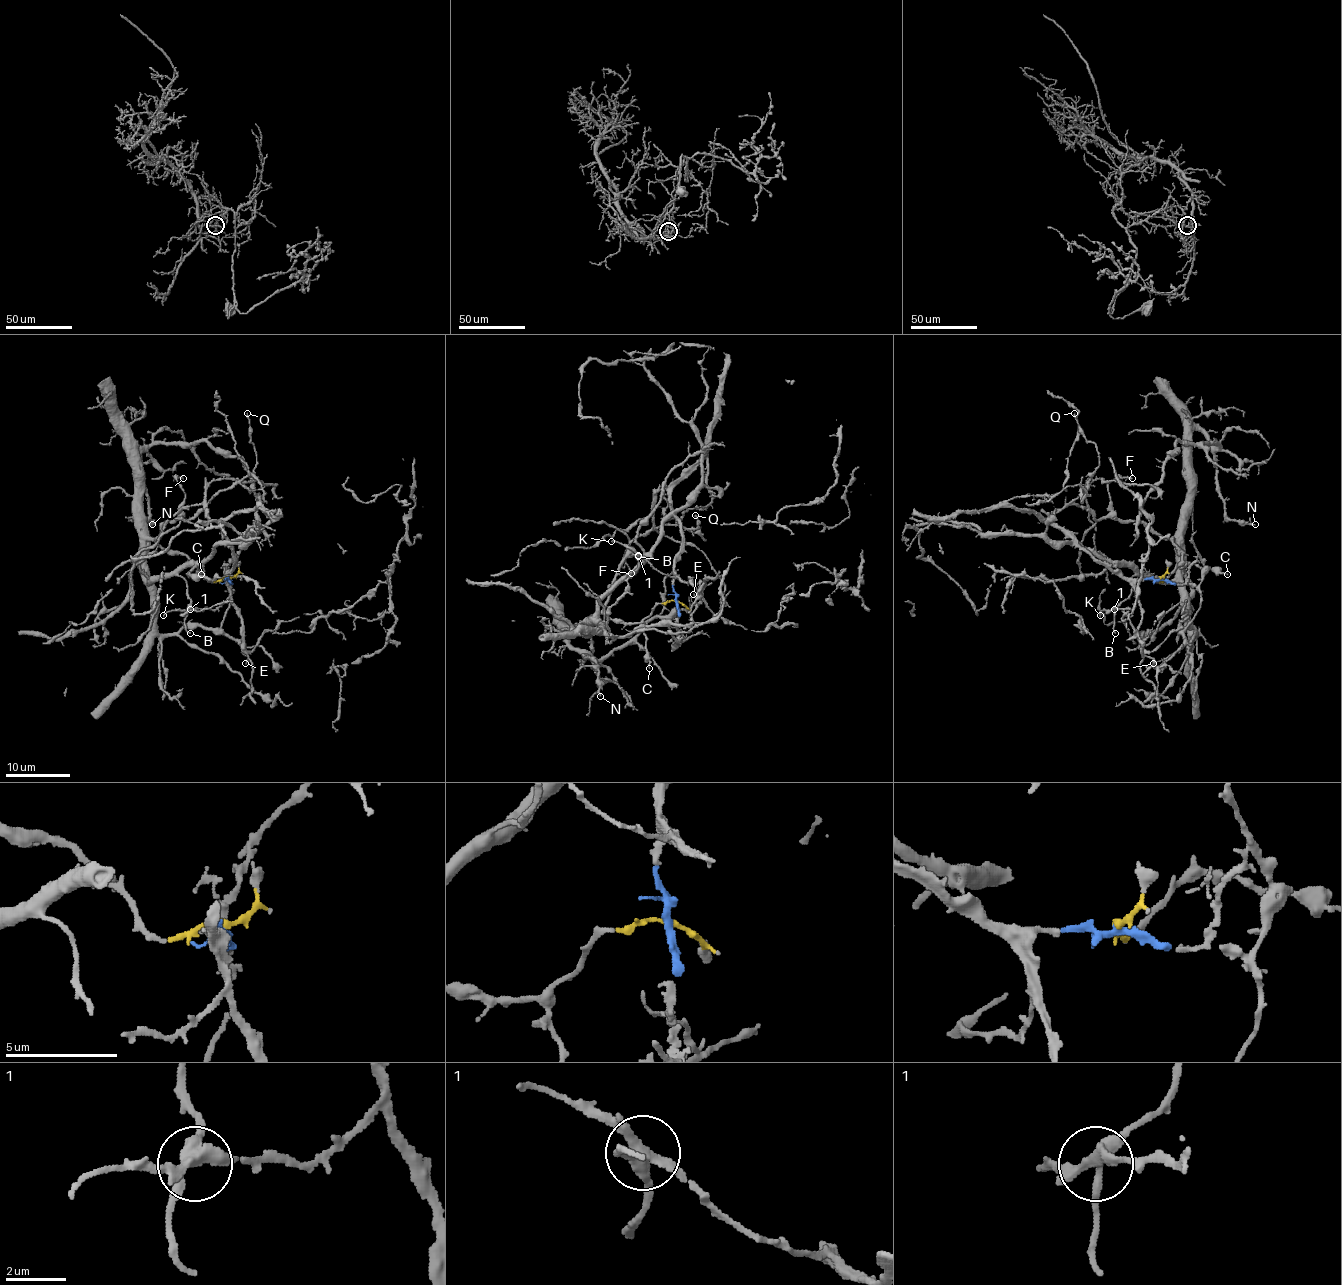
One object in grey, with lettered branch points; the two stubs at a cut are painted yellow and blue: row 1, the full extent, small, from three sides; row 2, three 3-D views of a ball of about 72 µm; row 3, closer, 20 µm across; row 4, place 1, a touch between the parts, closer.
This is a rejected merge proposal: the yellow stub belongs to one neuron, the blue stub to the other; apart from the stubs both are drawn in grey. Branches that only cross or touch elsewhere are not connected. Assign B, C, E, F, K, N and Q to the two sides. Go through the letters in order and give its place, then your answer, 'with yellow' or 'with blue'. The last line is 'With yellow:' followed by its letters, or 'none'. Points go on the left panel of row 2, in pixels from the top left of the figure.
B: place (190, 633); with yellow
C: place (201, 574); with yellow
E: place (245, 663); with yellow
F: place (183, 478); with yellow
K: place (163, 615); with blue
N: place (152, 524); with yellow
Q: place (247, 413); with yellow
With yellow: B, C, E, F, N, Q

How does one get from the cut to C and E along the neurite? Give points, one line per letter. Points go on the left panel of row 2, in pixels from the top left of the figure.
C: (228, 577), (211, 582), (195, 563), (201, 574)
E: (228, 577), (211, 582), (185, 555), (146, 540), (151, 624), (159, 633), (220, 628), (244, 648), (246, 664)

